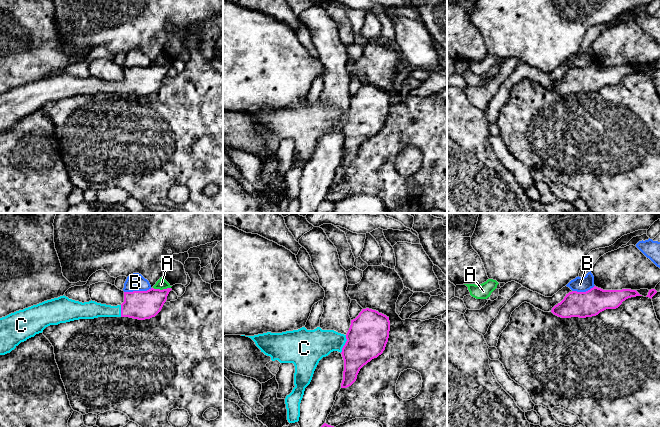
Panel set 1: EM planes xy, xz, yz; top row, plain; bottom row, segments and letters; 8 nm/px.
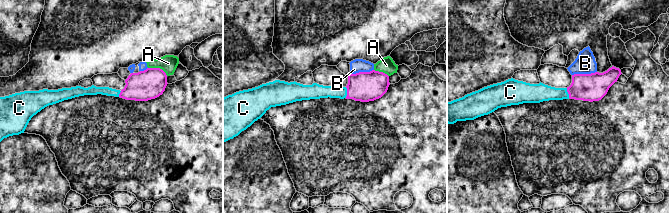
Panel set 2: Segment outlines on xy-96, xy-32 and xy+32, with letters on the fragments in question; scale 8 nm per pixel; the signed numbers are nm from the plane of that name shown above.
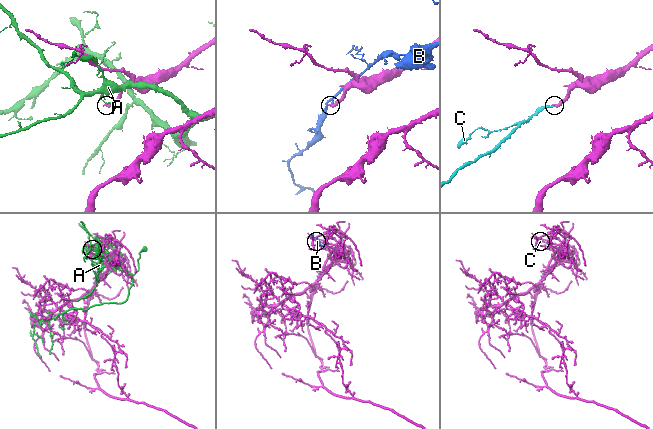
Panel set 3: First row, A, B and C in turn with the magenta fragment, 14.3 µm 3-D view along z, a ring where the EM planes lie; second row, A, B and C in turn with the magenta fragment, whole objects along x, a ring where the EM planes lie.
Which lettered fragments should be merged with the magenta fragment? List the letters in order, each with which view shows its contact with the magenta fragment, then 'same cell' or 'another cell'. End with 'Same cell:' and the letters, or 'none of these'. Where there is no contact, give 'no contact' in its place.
A: meets magenta in xy; another cell
B: meets magenta in xy; another cell
C: meets magenta in xz; same cell
Same cell: C

